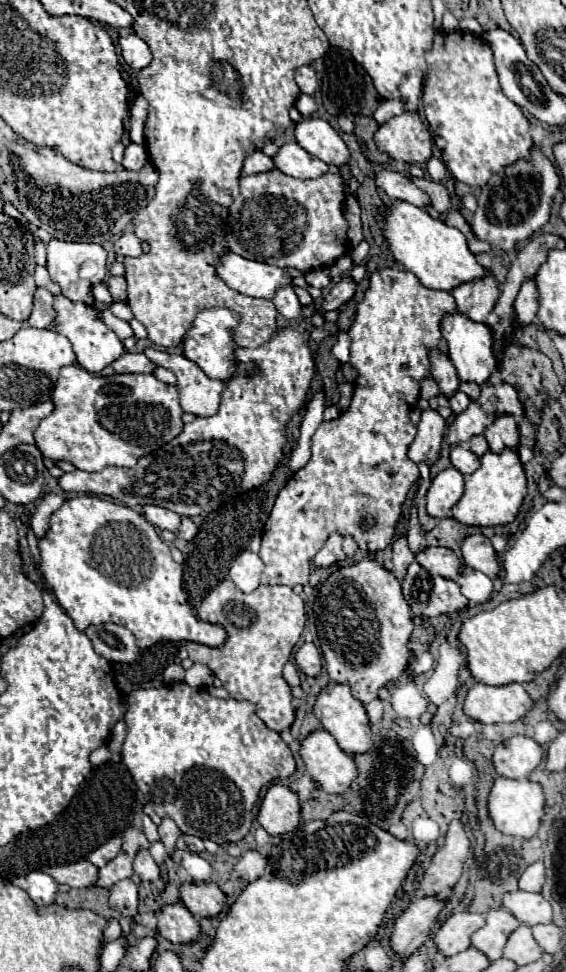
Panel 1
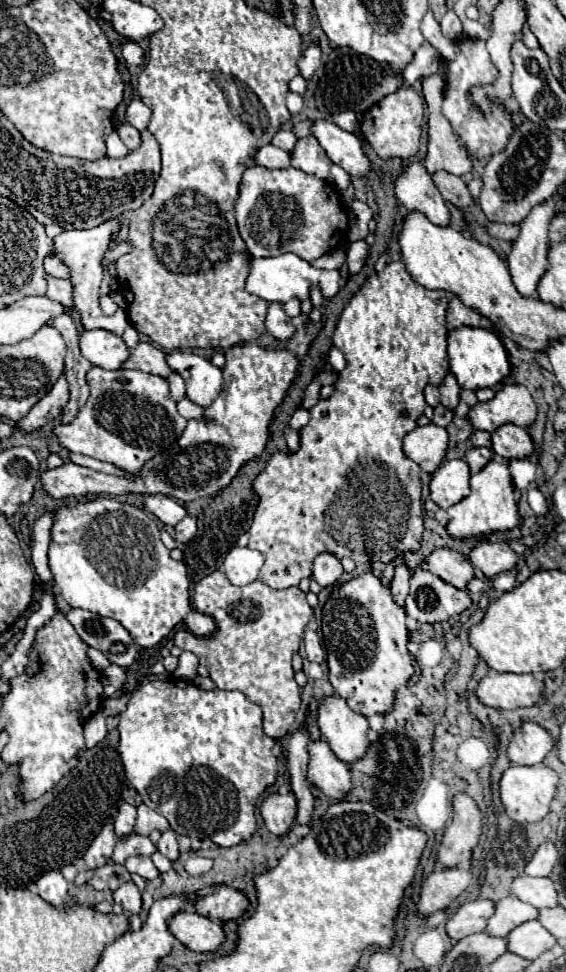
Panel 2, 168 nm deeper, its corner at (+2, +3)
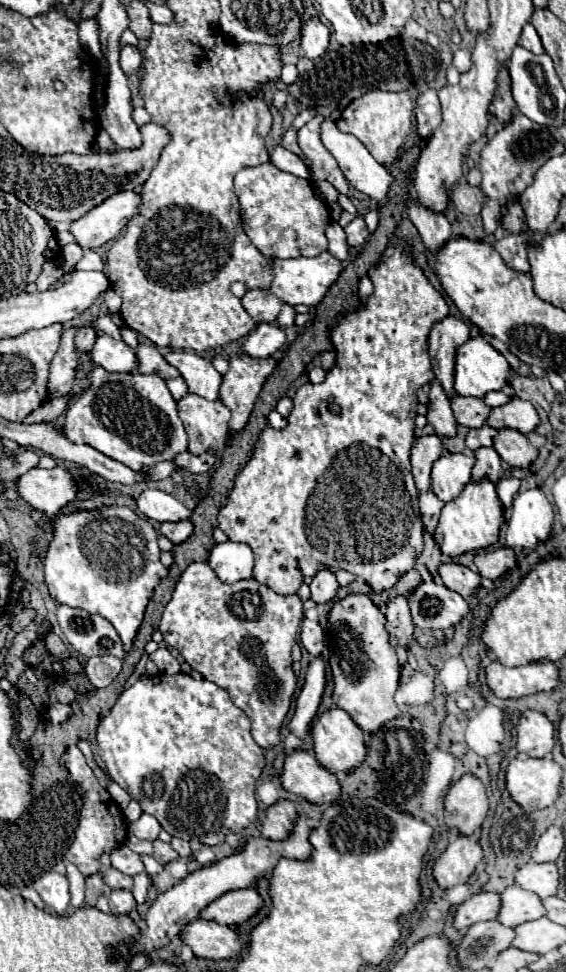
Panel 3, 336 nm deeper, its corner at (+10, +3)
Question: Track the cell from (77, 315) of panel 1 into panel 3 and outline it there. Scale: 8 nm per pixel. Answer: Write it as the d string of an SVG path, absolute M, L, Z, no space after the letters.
M99 335L89 355L95 365L101 365L109 373L131 373L137 367L135 351L109 335Z

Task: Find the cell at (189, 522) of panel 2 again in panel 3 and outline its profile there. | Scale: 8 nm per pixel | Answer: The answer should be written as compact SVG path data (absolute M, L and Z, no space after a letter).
M189 519L185 521L177 521L177 523L161 523L159 533L165 535L171 543L183 543L191 533L193 533L193 525Z

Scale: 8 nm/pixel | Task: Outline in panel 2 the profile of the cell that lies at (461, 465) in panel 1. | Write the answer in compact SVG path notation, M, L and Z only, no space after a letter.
M471 447L465 451L465 461L469 463L471 473L477 473L485 467L485 463L491 459L491 449L487 447Z

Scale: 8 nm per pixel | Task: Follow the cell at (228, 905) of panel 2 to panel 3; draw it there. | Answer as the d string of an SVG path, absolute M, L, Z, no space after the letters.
M255 887L227 891L201 911L201 919L215 921L219 925L241 925L263 907L263 899Z

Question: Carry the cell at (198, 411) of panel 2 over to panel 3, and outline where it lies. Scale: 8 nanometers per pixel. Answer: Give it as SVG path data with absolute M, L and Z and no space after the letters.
M187 395L177 405L179 417L189 435L189 453L217 453L225 447L231 411L221 403L221 399L207 401L199 395Z

